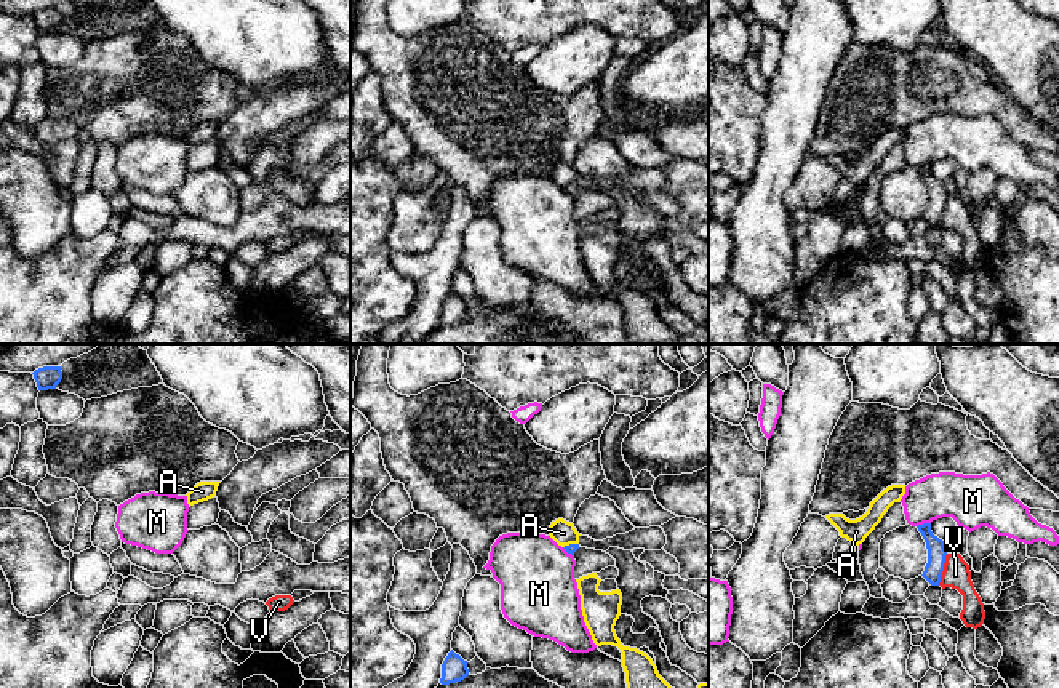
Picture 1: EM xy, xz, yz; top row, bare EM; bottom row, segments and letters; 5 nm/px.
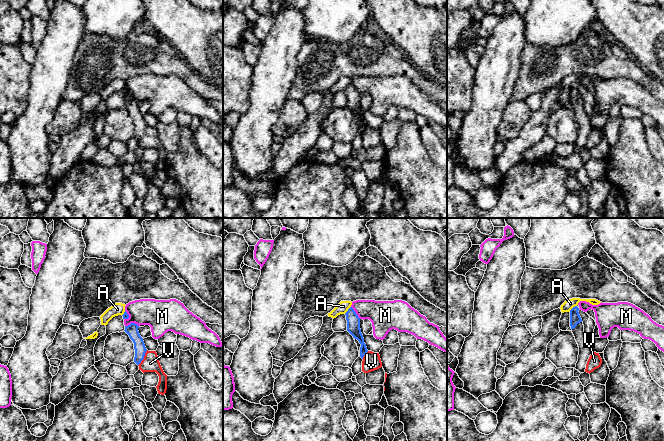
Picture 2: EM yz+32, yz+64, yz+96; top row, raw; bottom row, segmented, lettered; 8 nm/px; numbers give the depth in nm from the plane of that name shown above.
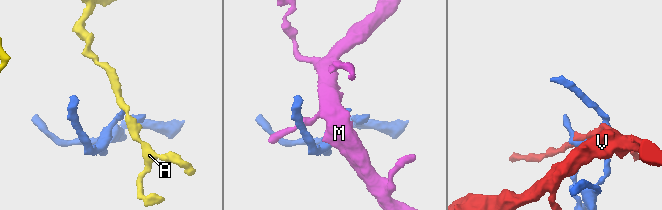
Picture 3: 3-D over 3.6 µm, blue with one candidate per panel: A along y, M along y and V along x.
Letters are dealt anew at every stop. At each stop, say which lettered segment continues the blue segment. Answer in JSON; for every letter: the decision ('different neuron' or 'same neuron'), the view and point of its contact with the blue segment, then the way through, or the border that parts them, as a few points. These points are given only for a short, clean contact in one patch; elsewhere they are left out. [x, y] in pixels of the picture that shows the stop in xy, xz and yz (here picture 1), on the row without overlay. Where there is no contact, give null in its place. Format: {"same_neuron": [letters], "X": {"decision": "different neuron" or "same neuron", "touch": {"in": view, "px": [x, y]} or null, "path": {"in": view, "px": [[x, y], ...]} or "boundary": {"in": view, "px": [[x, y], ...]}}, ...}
{"same_neuron": [], "A": {"decision": "different neuron", "touch": {"in": "xz", "px": [570, 186]}, "boundary": {"in": "xz", "px": [[578, 184], [570, 184], [563, 189]]}}, "M": {"decision": "different neuron", "touch": {"in": "yz", "px": [923, 165]}, "boundary": {"in": "yz", "px": [[930, 164], [917, 168]]}}, "V": {"decision": "different neuron", "touch": {"in": "yz", "px": [943, 212]}}}

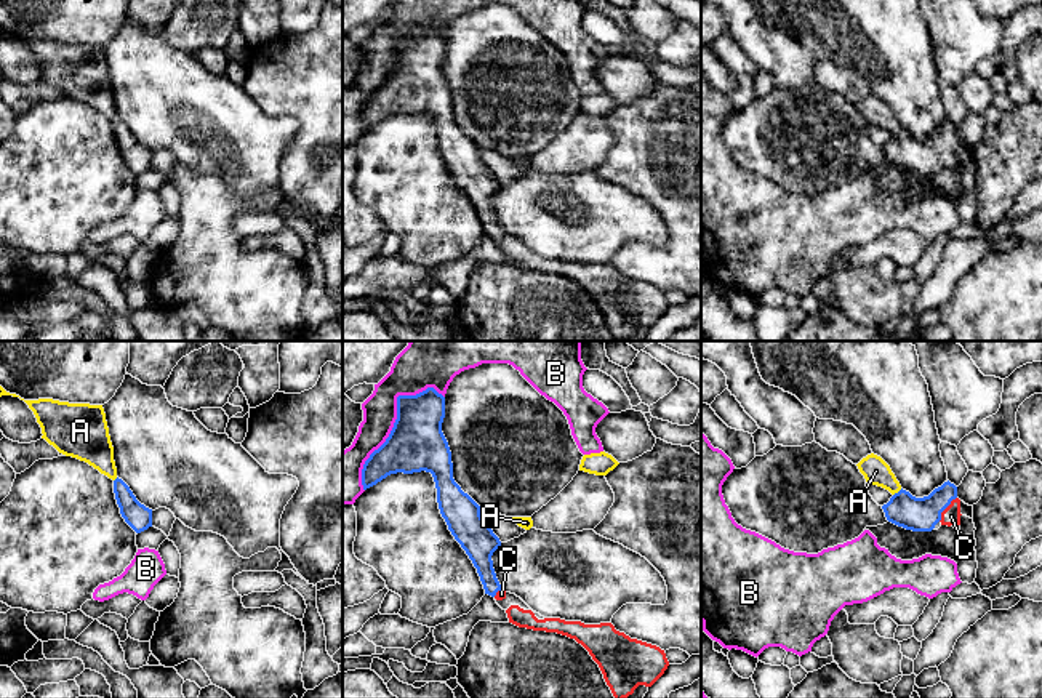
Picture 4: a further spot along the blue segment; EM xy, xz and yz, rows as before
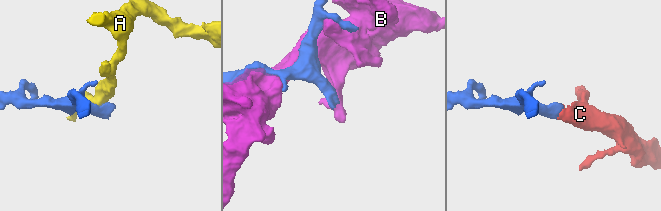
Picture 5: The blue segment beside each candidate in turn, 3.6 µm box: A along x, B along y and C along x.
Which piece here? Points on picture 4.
{"same_neuron": ["C"], "A": {"decision": "different neuron", "touch": {"in": "yz", "px": [898, 133]}, "boundary": {"in": "yz", "px": [[901, 130], [893, 136]]}}, "B": {"decision": "different neuron", "touch": {"in": "xz", "px": [394, 68]}}, "C": {"decision": "same neuron", "touch": {"in": "yz", "px": [945, 149]}, "path": {"in": "yz", "px": [[919, 156], [933, 149], [945, 149], [951, 157]]}}}

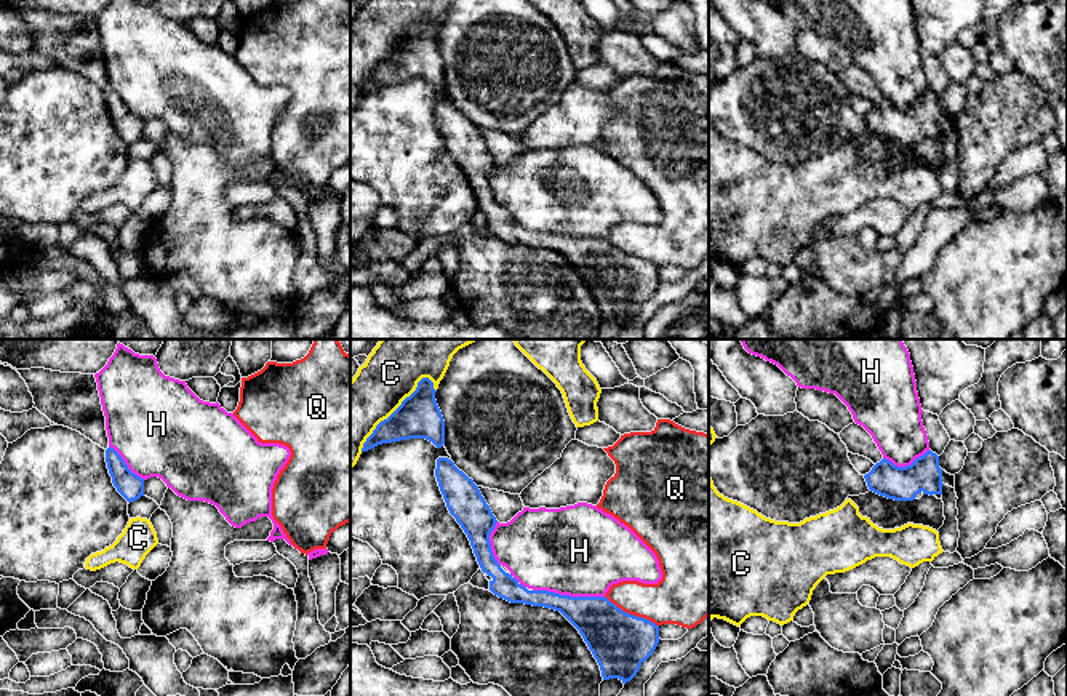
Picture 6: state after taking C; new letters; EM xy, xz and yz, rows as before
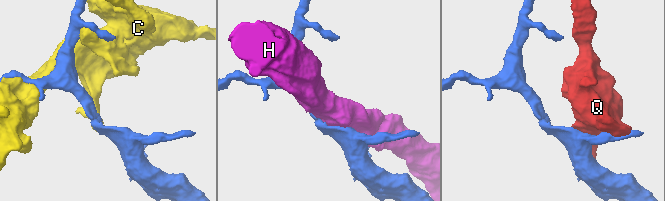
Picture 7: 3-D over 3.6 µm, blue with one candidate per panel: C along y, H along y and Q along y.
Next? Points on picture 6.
{"same_neuron": [], "C": {"decision": "different neuron", "touch": {"in": "xz", "px": [392, 55]}}, "H": {"decision": "different neuron", "touch": {"in": "xz", "px": [568, 237]}, "boundary": {"in": "xz", "px": [[533, 231], [603, 239]]}}, "Q": {"decision": "different neuron", "touch": {"in": "xz", "px": [632, 256]}}}

